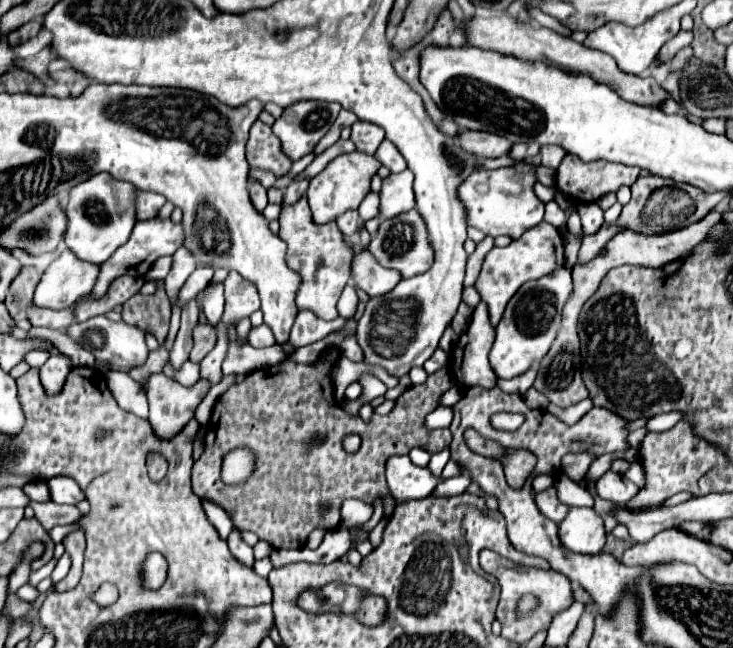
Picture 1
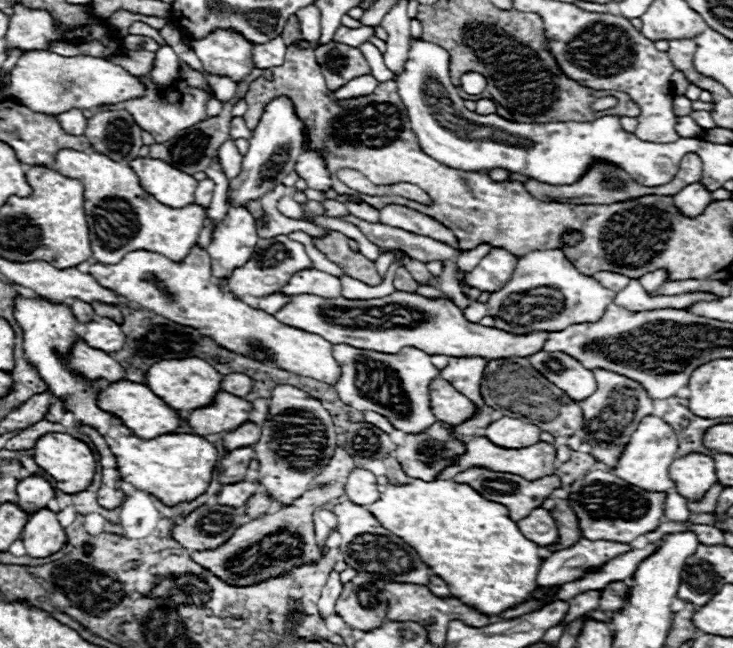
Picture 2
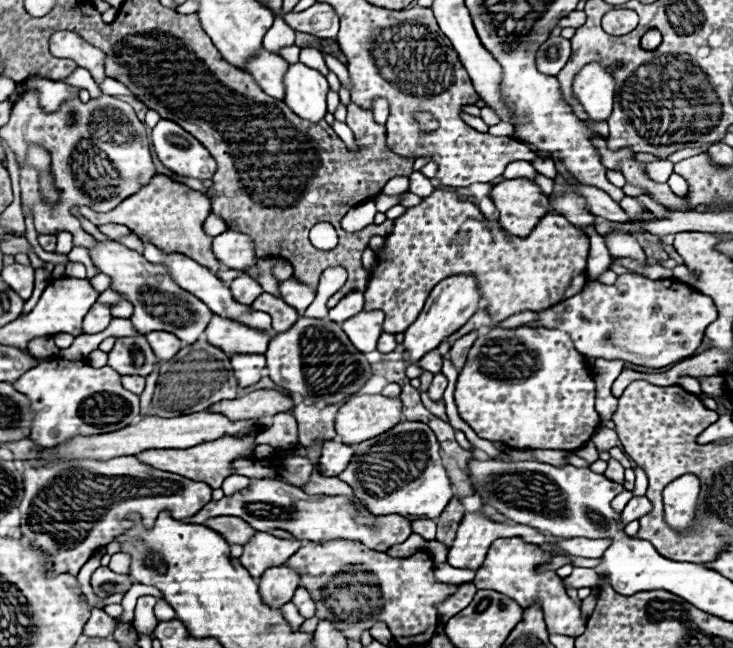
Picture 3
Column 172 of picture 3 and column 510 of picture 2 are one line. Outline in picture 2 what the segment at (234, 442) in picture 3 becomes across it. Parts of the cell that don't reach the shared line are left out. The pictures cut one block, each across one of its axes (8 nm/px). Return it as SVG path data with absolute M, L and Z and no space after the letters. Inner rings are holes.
M476 436L466 444L466 454L462 456L454 456L454 464L444 468L444 472L438 474L440 480L448 480L452 476L456 476L458 472L466 470L466 468L488 468L494 472L508 472L508 474L516 474L522 476L524 480L536 480L542 476L550 476L554 474L554 462L556 462L556 446L546 444L546 442L538 442L526 448L518 448L518 450L508 450L508 448L500 448L496 444L492 444L486 436Z

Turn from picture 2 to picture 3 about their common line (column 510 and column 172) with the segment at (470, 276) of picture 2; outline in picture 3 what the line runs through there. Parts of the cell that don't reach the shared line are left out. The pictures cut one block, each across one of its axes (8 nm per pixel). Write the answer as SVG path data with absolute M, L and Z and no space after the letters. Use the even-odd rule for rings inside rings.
M142 242L142 244L144 244L144 252L142 254L144 254L146 260L150 260L152 264L166 264L166 268L170 270L174 282L180 288L192 292L196 298L200 298L214 314L218 314L218 316L222 316L226 320L238 320L240 324L250 324L252 328L262 328L262 332L270 332L272 330L270 316L266 312L258 312L258 310L252 310L250 306L244 306L244 304L234 302L230 288L216 274L212 274L208 268L196 264L194 260L190 260L184 254L162 254L162 252L158 252L158 248L154 244L150 244L150 242Z

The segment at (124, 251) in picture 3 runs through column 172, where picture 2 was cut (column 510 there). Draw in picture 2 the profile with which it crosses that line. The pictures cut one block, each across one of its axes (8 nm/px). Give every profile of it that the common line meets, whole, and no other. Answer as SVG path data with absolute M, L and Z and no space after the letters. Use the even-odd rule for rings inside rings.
M536 250L518 258L510 284L492 292L488 306L496 328L522 336L538 330L564 330L570 324L596 322L604 308L614 302L616 292L604 288L594 278L580 274L562 250Z

